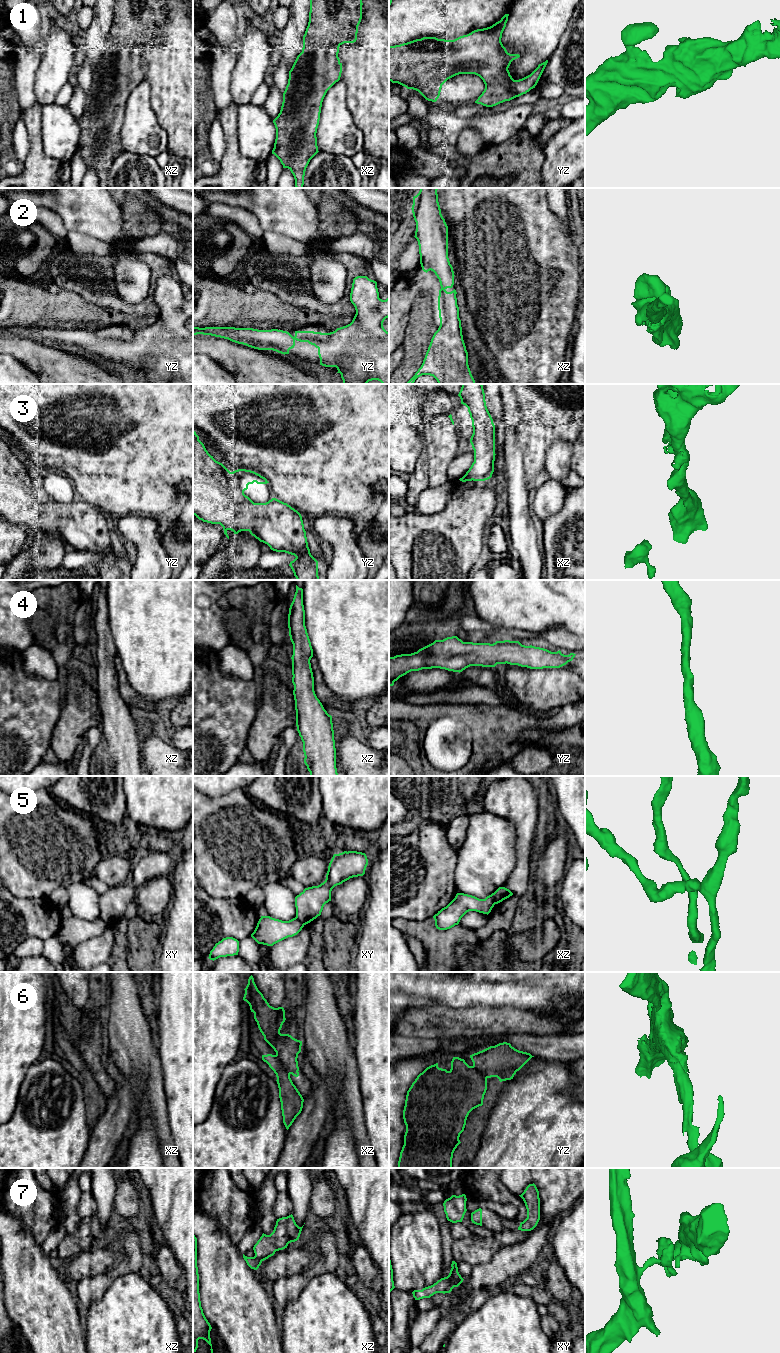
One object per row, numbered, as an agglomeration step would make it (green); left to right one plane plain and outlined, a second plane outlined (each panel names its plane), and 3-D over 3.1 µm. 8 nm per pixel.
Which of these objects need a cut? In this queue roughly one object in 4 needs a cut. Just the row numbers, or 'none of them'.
5, 6, 7

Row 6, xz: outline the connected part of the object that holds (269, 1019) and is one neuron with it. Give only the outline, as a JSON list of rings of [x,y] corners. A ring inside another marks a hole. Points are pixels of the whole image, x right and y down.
[[[254,978],[248,979],[243,1000],[246,1001],[264,1040],[274,1049],[276,1055],[287,1071],[295,1077],[299,1076],[298,1054],[301,1052],[302,1041],[289,1034],[281,1034],[285,1022],[283,1007],[274,1008],[269,1005],[263,994],[258,990]]]

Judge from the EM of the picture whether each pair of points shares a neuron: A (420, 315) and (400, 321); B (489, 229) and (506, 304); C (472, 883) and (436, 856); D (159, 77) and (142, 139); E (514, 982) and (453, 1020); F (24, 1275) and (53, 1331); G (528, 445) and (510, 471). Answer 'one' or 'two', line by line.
A: two
B: one
C: two
D: two
E: two
F: one
G: two

